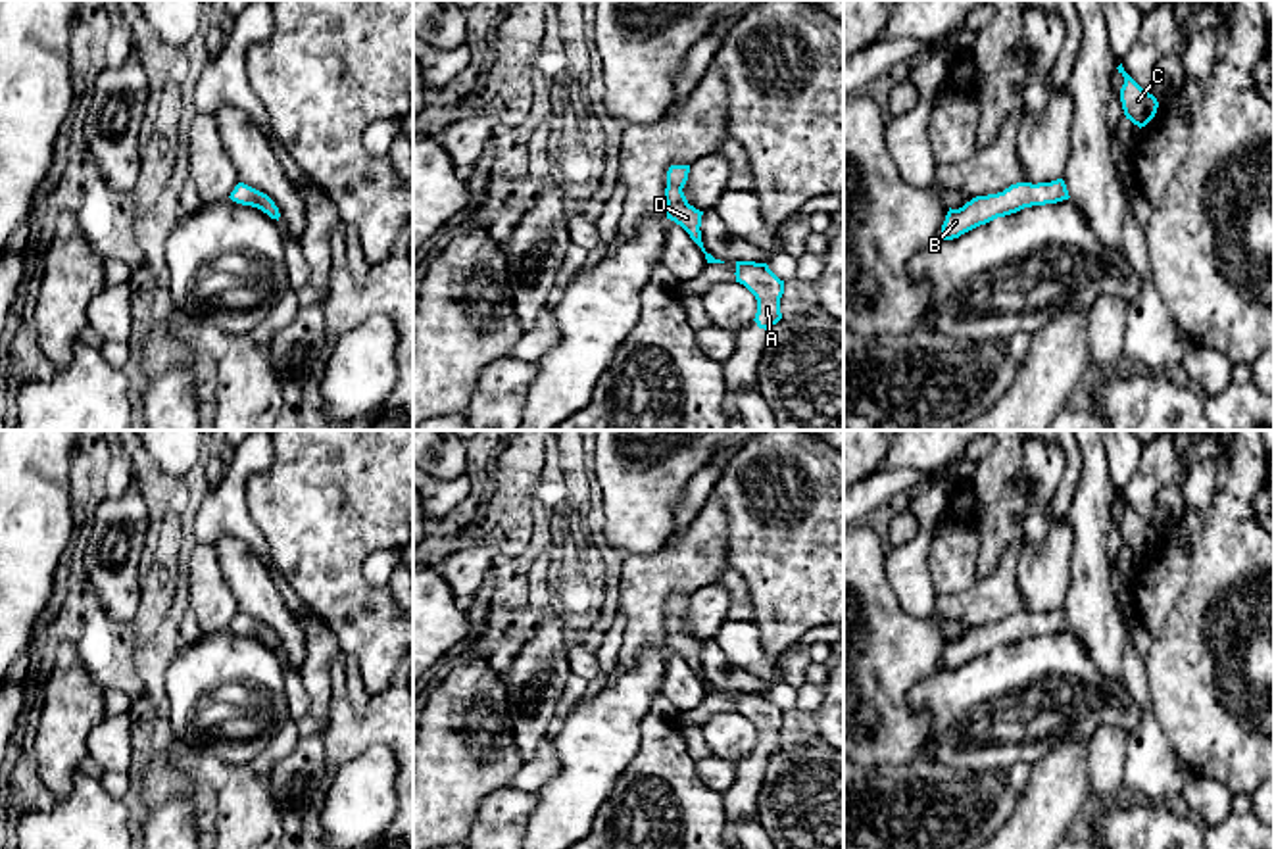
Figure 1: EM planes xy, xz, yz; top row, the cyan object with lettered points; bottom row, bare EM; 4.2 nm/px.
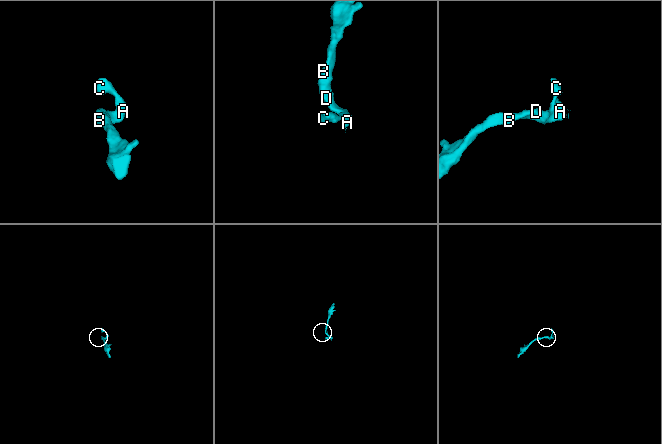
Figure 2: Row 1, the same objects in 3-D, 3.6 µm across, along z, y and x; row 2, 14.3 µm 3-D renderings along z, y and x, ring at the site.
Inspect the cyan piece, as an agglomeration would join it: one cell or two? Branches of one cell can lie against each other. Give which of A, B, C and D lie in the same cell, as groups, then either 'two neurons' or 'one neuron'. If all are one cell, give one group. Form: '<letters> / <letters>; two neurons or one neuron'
A B C D; one neuron

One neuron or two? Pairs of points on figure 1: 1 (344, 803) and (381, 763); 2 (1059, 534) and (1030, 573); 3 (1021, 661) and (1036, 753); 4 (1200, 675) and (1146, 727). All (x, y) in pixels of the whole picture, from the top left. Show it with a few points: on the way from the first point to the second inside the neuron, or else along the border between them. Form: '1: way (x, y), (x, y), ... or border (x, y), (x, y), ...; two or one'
1: way (354, 794), (373, 773); one
2: way (1055, 544), (1040, 563); one
3: way (1004, 684), (1004, 719), (1015, 730); one
4: border (1144, 675), (1150, 686), (1151, 715), (1178, 757); two

